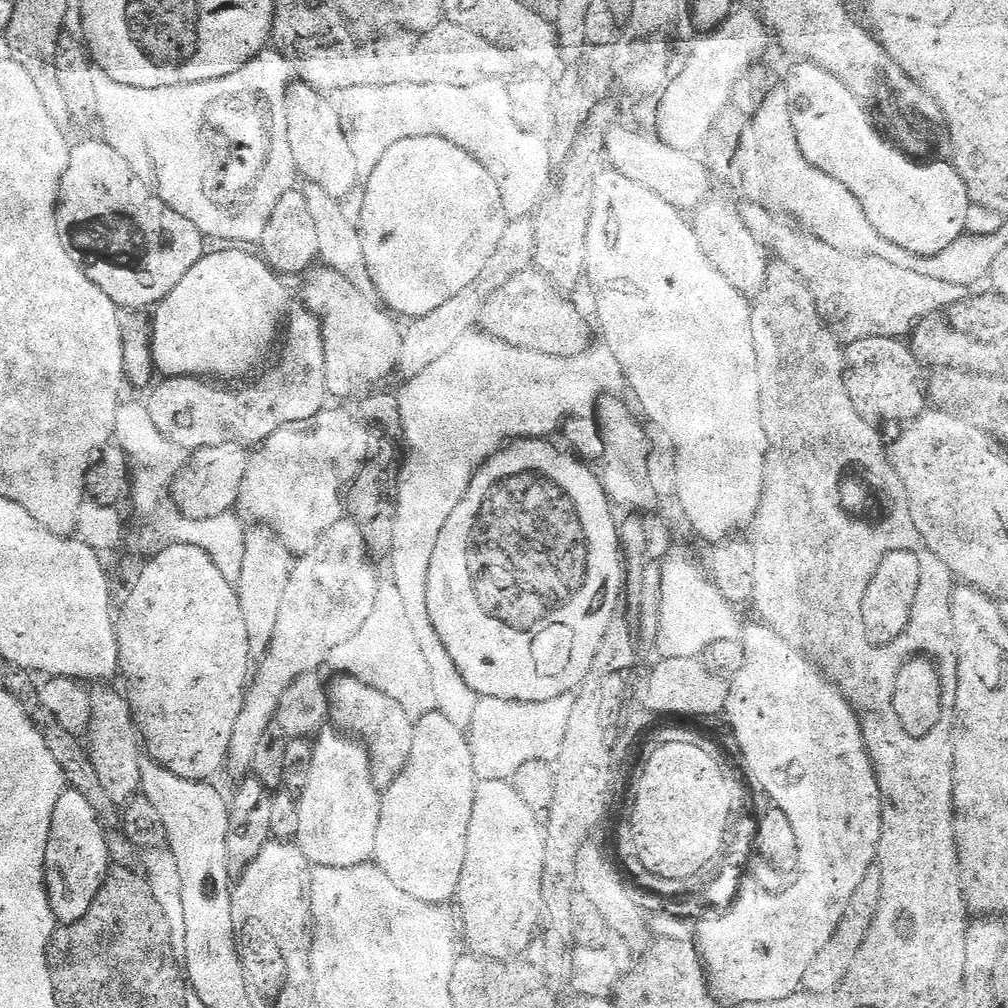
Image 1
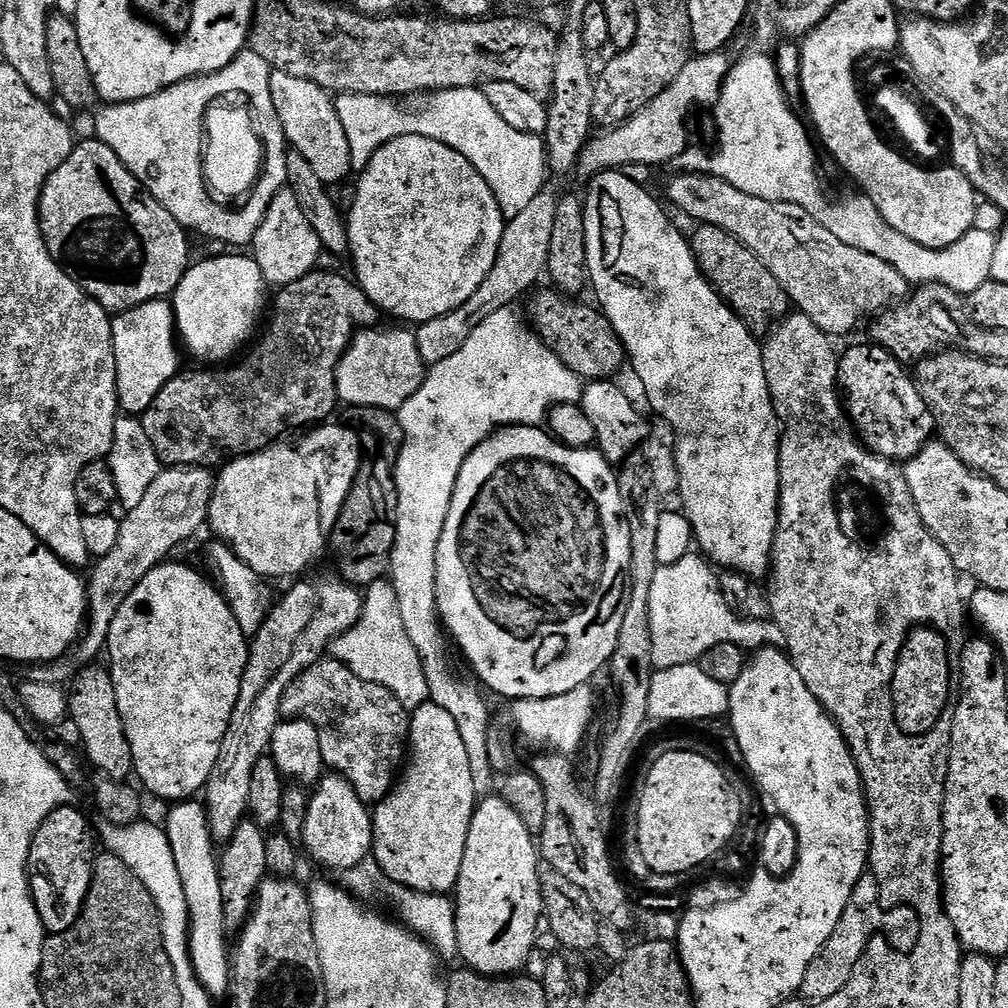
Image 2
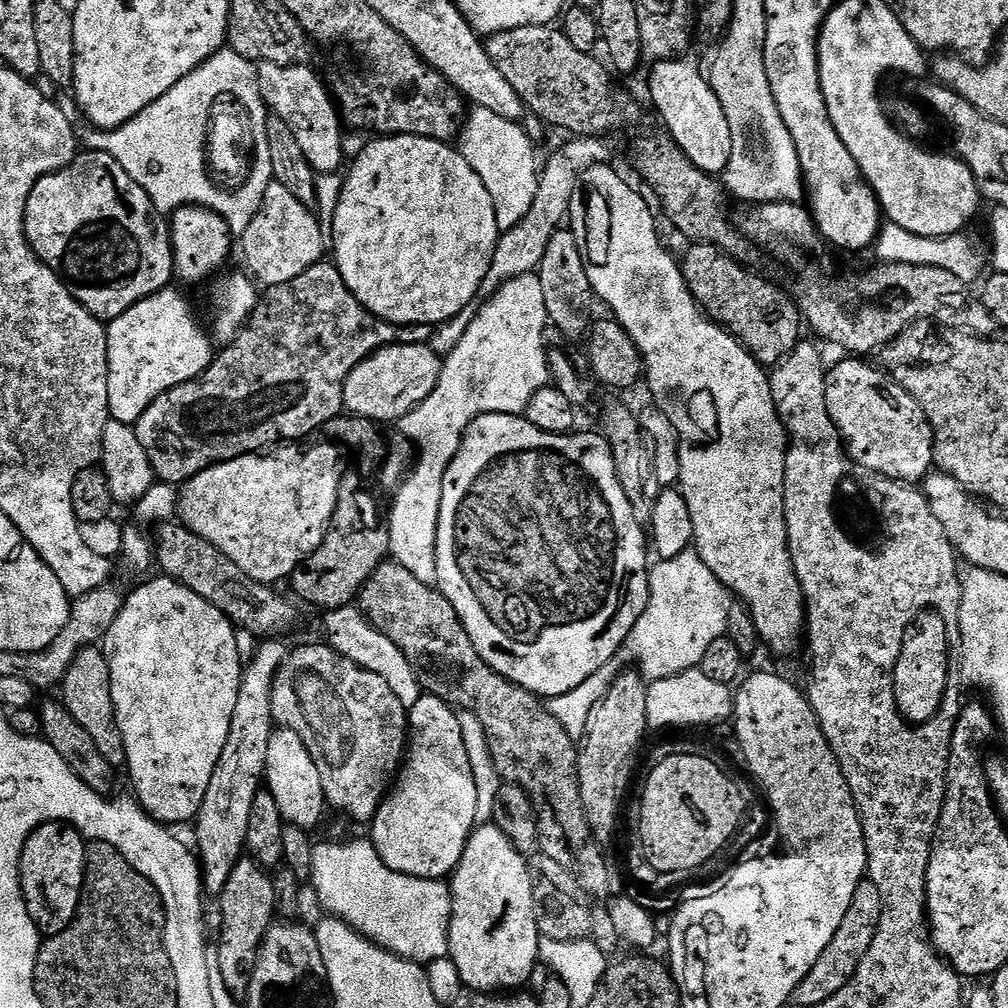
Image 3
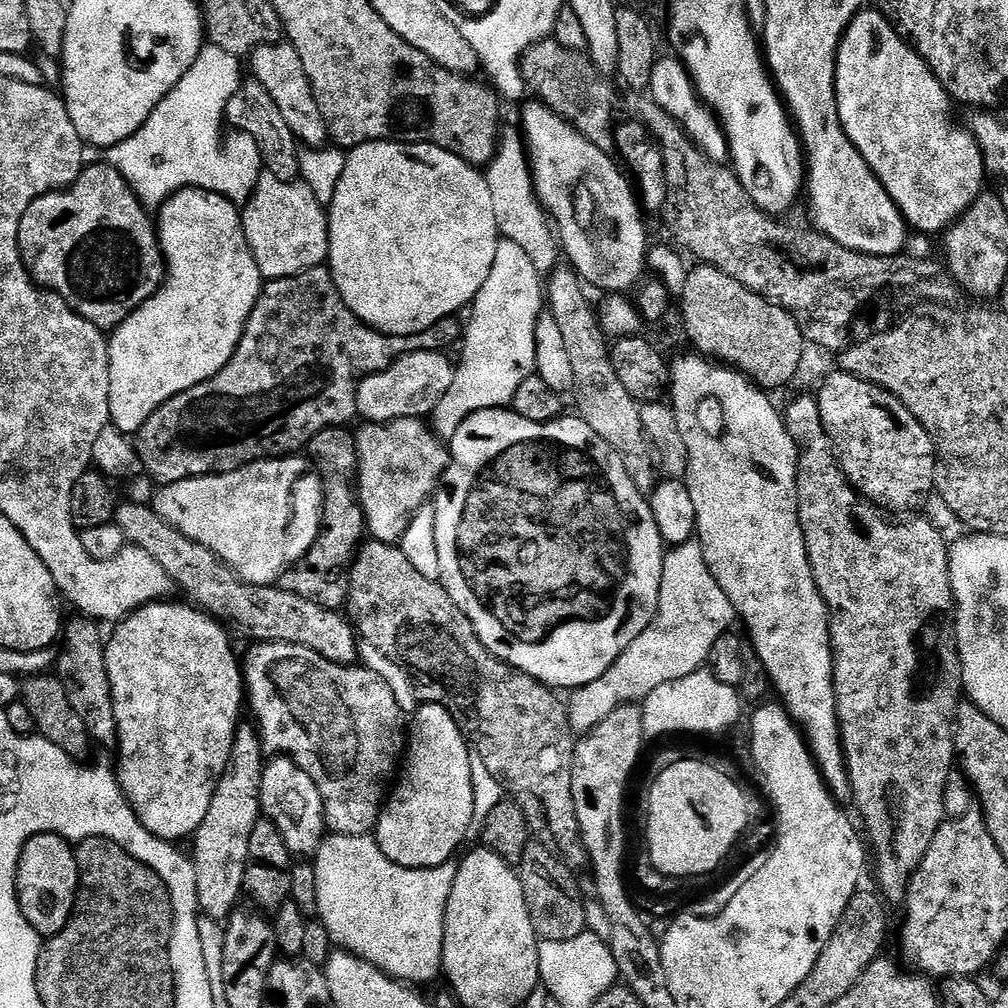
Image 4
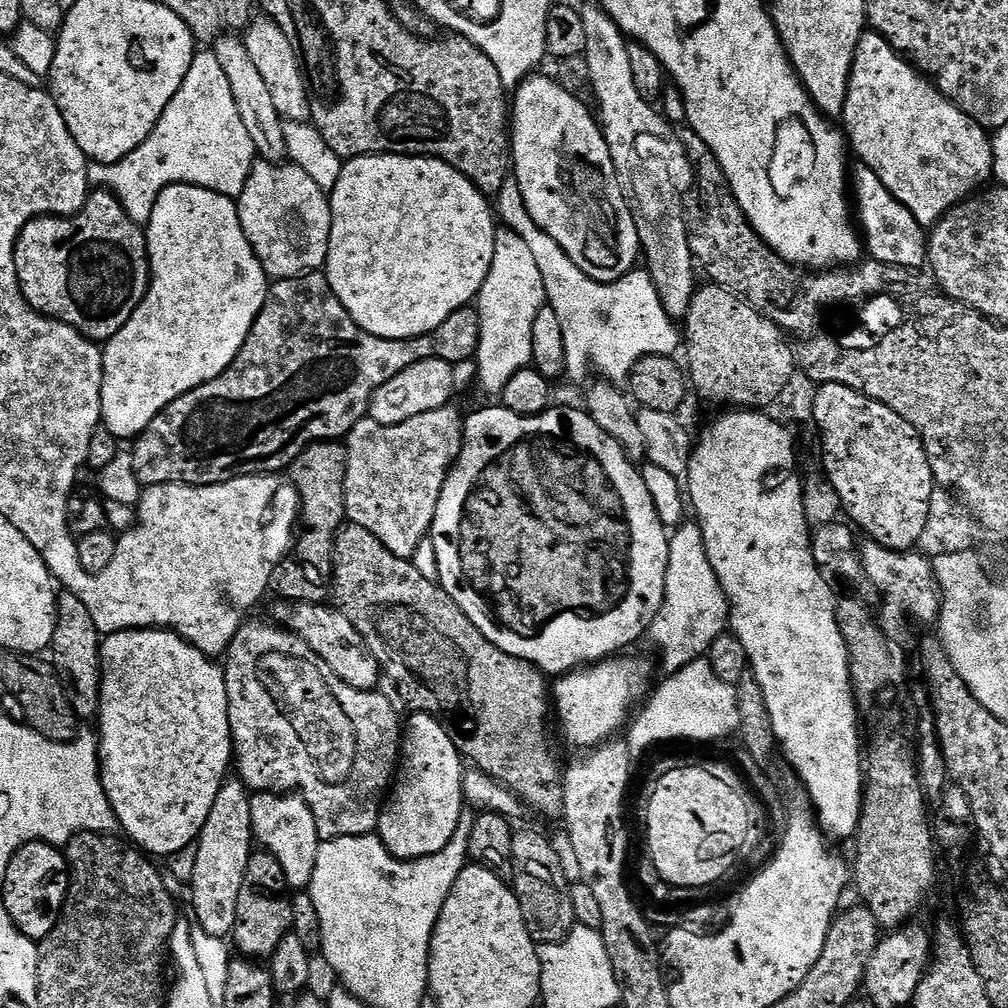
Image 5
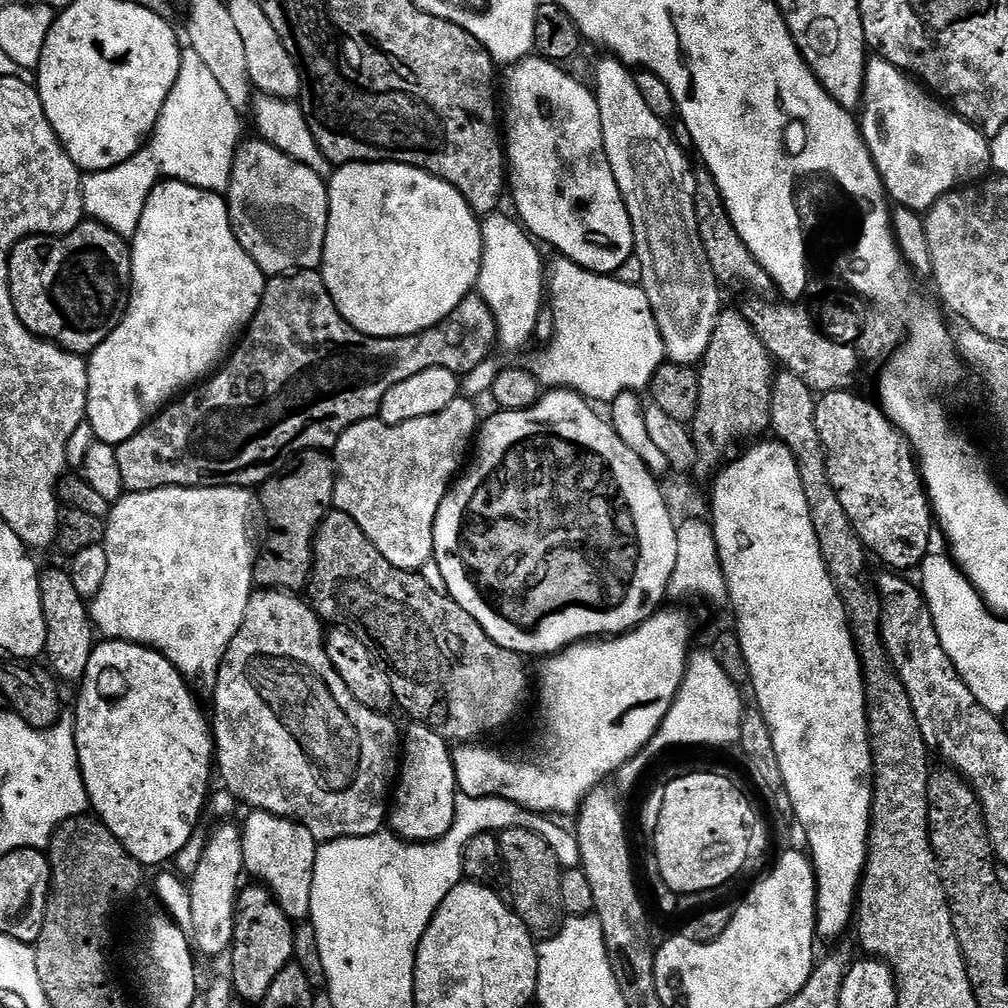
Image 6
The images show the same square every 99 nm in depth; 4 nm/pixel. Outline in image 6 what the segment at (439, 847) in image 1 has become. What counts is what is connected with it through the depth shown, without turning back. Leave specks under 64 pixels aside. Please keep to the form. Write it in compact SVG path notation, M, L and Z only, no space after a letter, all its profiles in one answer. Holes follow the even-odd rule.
M419 722L409 723L408 729L402 732L402 759L398 764L398 779L394 784L394 795L390 800L390 811L386 817L386 824L402 840L414 844L428 844L432 840L442 838L446 830L454 822L454 810L458 789L456 786L456 771L452 761L453 749L449 741L436 733L433 728Z

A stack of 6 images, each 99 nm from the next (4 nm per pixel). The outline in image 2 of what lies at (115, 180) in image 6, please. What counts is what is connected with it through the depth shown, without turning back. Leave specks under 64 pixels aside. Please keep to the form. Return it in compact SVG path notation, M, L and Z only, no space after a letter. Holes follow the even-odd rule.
M251 50L239 52L222 70L212 72L209 76L195 76L193 80L184 80L180 84L170 86L164 92L154 94L150 98L135 100L129 104L108 104L96 116L95 139L101 140L118 158L133 172L144 189L155 200L162 202L170 214L186 230L197 228L204 236L212 240L221 240L224 244L251 245L254 234L280 189L285 187L286 158L289 149L286 146L270 144L270 160L266 176L254 196L254 206L244 210L244 216L226 214L218 210L206 196L212 192L206 182L202 182L202 130L206 124L201 113L209 104L210 98L230 88L234 80L258 80L258 96L262 102L271 102L270 78L273 69L266 62L266 58L258 58ZM172 104L172 108L168 108Z

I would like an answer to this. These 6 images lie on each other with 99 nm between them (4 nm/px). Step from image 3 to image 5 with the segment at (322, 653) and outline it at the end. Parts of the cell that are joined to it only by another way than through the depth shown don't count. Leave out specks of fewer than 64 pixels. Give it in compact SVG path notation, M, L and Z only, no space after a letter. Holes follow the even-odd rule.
M241 623L238 634L228 647L226 661L223 665L226 678L226 694L228 695L228 713L230 714L230 730L232 731L232 751L234 753L234 768L238 778L253 793L278 792L281 794L298 794L310 806L314 814L314 822L318 826L321 841L337 840L343 836L371 836L379 829L380 810L394 783L398 765L402 755L402 716L396 713L396 708L388 700L380 700L379 691L363 692L354 690L354 686L346 686L306 642L292 632L285 632L275 623L248 624Z

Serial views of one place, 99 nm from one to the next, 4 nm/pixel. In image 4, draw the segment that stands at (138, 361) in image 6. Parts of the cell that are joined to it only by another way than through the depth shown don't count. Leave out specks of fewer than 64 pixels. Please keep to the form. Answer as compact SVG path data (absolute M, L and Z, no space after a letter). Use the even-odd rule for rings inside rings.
M183 188L182 191L175 192L175 194L165 202L163 208L159 209L158 231L160 234L160 248L164 251L164 262L166 265L164 283L160 285L159 290L157 290L149 300L142 302L142 306L138 306L138 310L134 310L115 328L108 341L110 424L125 434L135 434L139 432L140 427L150 418L150 414L154 414L154 410L158 410L163 404L170 402L170 398L174 398L178 394L182 394L186 390L190 390L194 386L198 386L210 378L214 378L214 374L221 372L221 370L232 361L232 355L238 346L238 342L242 338L246 322L250 318L250 314L254 310L254 306L260 297L260 289L263 288L266 283L264 277L260 275L260 271L258 270L258 262L254 262L254 254L246 242L244 218L241 209L233 204L232 201L227 200L222 194L207 192L201 188Z

